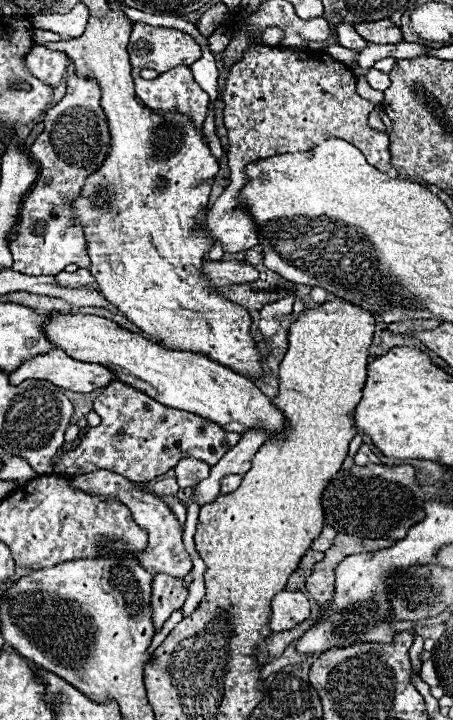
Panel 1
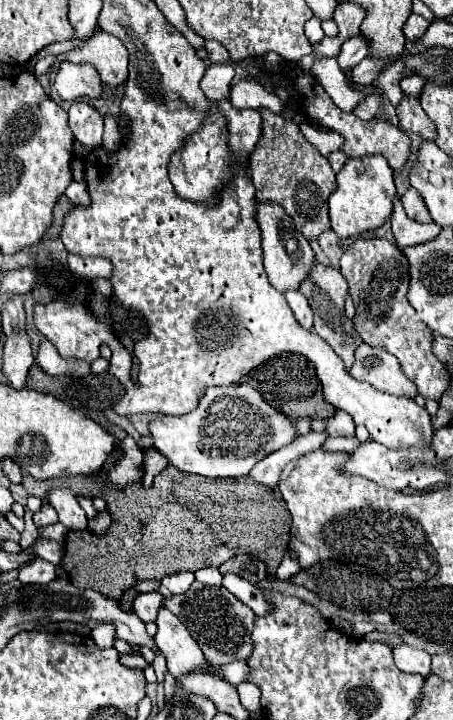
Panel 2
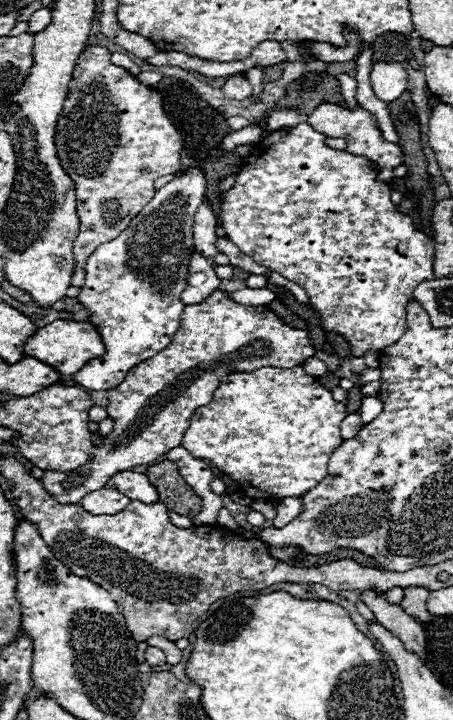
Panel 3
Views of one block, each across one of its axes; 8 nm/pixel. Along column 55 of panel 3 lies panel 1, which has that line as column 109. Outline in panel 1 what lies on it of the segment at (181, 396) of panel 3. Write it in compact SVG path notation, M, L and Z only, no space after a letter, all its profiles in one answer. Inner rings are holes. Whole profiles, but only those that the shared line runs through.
M96 470L90 474L74 476L70 482L72 482L72 488L100 496L104 500L120 500L122 504L126 504L130 508L134 522L148 534L148 544L138 554L138 560L150 574L168 574L168 576L176 576L176 578L184 578L186 574L190 574L192 560L186 554L184 544L182 544L182 528L180 528L178 520L174 518L174 514L170 512L170 508L158 496L146 492L146 484L130 482L124 476L112 474L108 470Z

